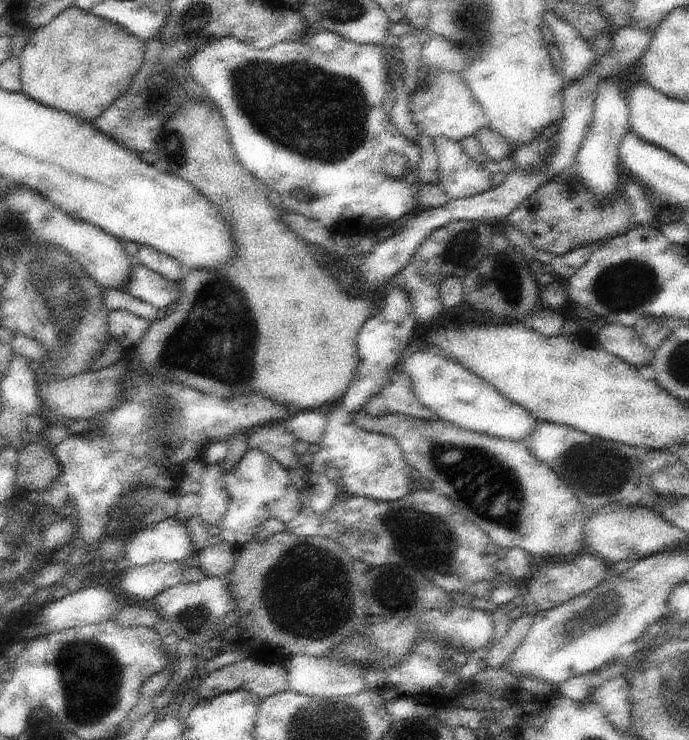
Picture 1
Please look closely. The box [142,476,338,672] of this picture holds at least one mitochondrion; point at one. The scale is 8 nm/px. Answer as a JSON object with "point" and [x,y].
{"point":[287,556]}

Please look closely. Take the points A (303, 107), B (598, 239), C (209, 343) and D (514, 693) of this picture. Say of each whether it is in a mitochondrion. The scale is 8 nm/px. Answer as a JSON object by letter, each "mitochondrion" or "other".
{"A":"mitochondrion","B":"other","C":"mitochondrion","D":"other"}

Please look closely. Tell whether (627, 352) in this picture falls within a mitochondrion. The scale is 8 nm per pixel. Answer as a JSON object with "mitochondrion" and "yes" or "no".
{"mitochondrion":"no"}

